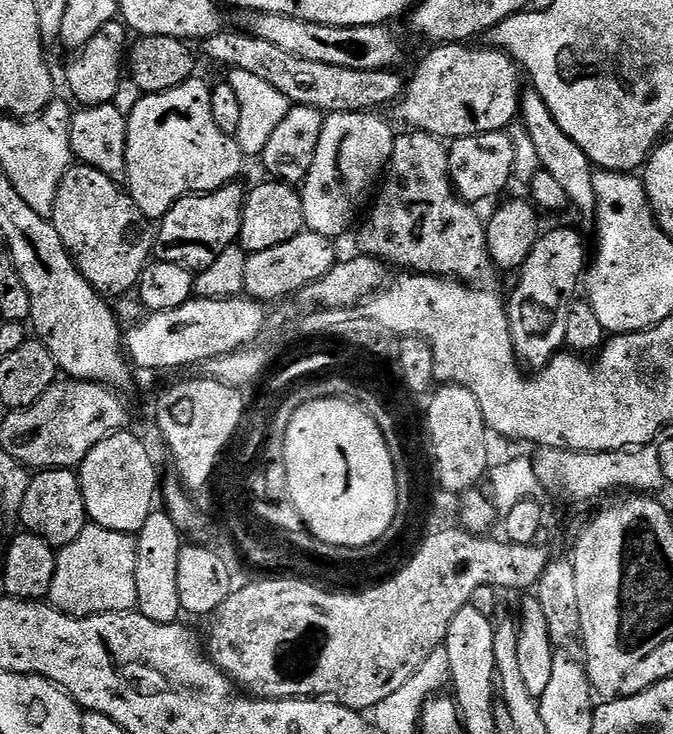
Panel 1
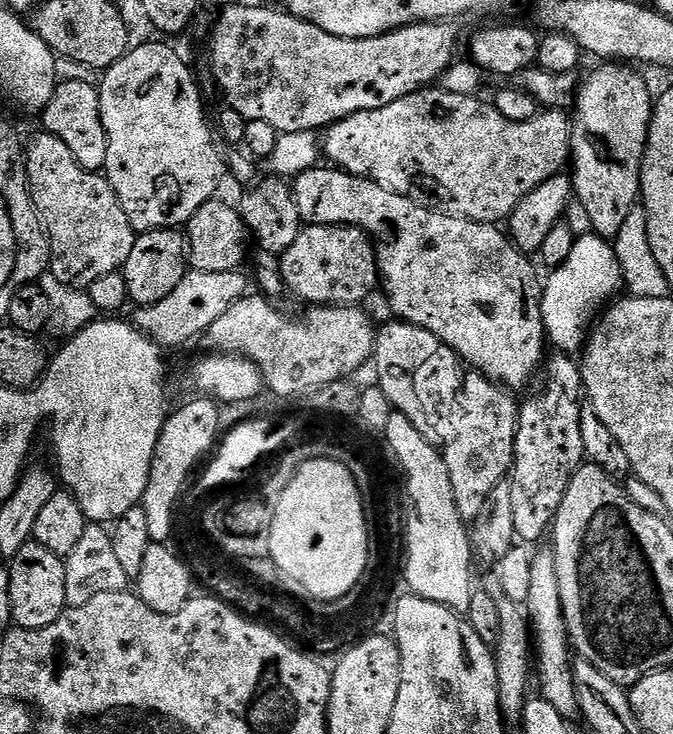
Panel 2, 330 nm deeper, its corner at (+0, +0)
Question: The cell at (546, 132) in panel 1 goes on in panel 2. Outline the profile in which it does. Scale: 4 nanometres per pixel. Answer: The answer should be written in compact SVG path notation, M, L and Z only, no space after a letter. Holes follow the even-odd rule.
M595 234L577 236L575 242L572 243L570 254L566 254L560 267L551 269L547 275L542 284L544 290L542 294L542 322L544 323L547 343L551 347L553 344L556 347L553 349L560 354L579 353L588 342L594 321L601 315L605 305L617 295L615 292L621 291L622 288L620 262L615 256L613 245Z

